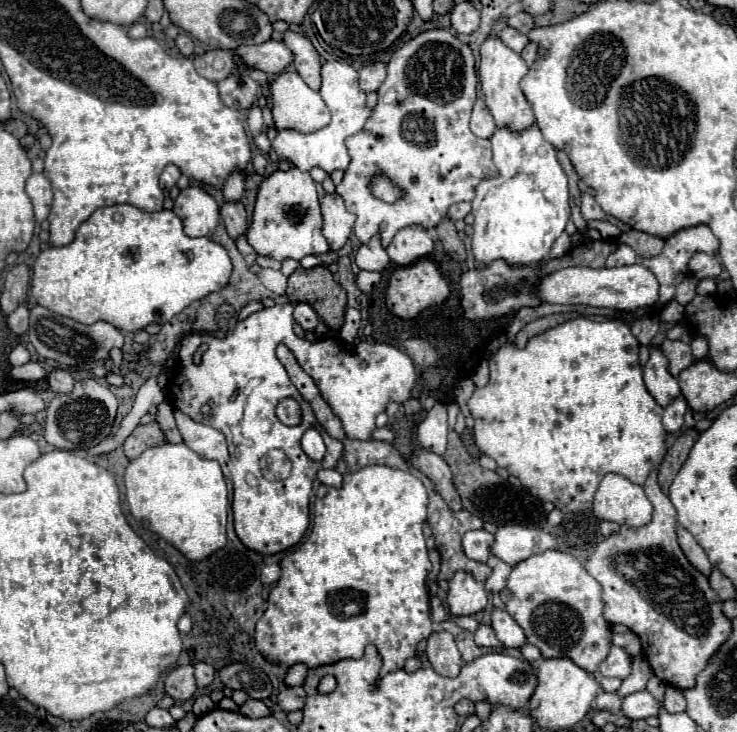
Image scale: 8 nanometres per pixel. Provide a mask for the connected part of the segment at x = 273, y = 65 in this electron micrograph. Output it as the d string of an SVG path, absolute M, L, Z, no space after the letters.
M269 40L259 46L241 46L237 48L239 56L249 68L263 70L267 74L281 74L285 68L293 64L293 52L285 46L285 42Z

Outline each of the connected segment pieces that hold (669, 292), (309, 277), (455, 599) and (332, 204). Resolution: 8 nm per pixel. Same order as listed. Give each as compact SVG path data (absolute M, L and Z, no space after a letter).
M701 224L701 226L693 226L693 228L685 228L685 230L679 230L675 232L671 238L665 240L665 248L661 254L653 256L653 258L639 258L635 254L635 250L627 250L627 244L619 246L619 250L615 250L611 254L611 266L625 266L625 264L643 264L647 268L651 268L651 272L657 276L659 284L661 284L661 290L659 290L659 304L655 308L663 308L675 294L675 278L677 278L677 284L683 282L687 276L689 276L689 260L693 258L693 254L697 252L705 252L707 254L717 254L719 250L719 240L713 236L713 232L709 230L709 226Z
M315 266L311 270L297 268L289 276L287 296L291 302L311 304L331 330L341 330L347 310L347 292L335 282L327 266Z
M459 570L451 582L447 592L447 604L449 612L455 616L469 616L477 614L487 606L489 594L485 590L485 582L479 582L473 578L471 572Z
M337 192L323 196L321 214L323 214L323 236L331 242L331 250L343 248L353 232L355 214L347 212L345 202Z

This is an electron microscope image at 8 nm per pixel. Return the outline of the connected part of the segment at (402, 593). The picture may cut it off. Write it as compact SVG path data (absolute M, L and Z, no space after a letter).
M367 466L367 468L361 468L359 472L345 474L343 486L339 490L331 488L325 498L321 498L313 504L313 526L311 526L309 536L281 560L281 578L271 588L269 600L267 600L269 606L267 606L265 614L261 616L261 620L257 622L257 630L255 630L257 650L265 658L269 656L267 660L275 662L275 664L291 666L295 662L303 662L309 668L317 668L317 666L331 664L331 662L345 660L345 658L361 658L363 648L367 644L375 644L383 656L381 674L389 674L389 672L403 668L405 660L415 654L417 644L433 632L431 616L429 616L429 590L427 590L427 574L431 572L431 560L427 556L425 536L421 532L423 522L425 522L425 514L427 514L427 490L425 490L423 482L419 478L415 478L413 474L397 470L397 468L389 468L389 466Z

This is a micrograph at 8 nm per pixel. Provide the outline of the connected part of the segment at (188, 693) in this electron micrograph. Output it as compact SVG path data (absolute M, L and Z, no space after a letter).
M177 666L165 678L165 692L175 700L189 700L195 694L193 666Z

